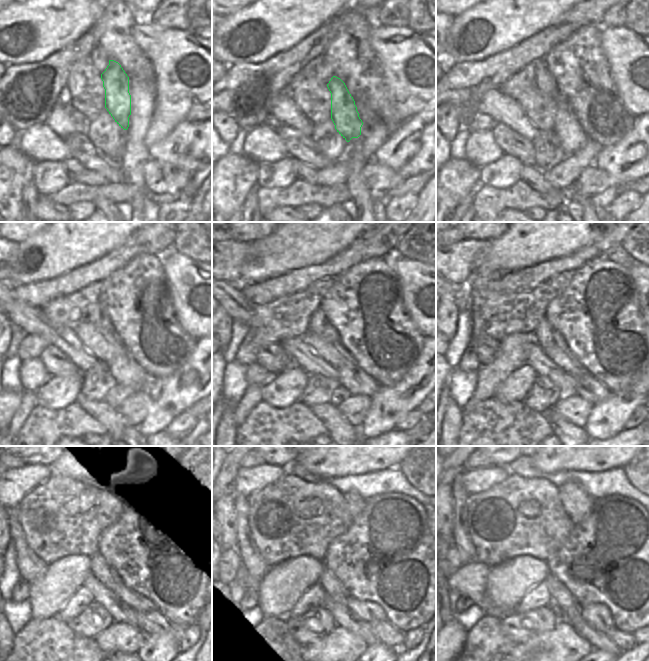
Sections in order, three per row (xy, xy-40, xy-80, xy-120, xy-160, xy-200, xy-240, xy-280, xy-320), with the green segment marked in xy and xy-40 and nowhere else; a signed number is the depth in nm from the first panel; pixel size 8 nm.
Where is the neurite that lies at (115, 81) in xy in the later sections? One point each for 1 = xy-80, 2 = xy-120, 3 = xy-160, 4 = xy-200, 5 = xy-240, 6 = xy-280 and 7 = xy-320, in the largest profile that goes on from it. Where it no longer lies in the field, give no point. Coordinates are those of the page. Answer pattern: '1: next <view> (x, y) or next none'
1: next xy-80 (573, 138)
2: next xy-120 (125, 370)
3: next xy-160 (351, 375)
4: next xy-200 (585, 385)
5: next xy-240 (154, 622)
6: next xy-280 (385, 631)
7: next xy-320 (625, 641)

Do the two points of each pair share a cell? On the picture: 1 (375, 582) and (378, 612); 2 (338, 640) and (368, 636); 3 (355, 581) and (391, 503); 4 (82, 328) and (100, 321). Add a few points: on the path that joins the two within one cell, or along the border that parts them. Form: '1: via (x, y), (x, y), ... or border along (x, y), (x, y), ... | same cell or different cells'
1: border along (354, 597), (374, 601), (384, 611), (387, 619) | different cells
2: border along (358, 634), (367, 645) | different cells
3: via (374, 562), (388, 547), (391, 538), (391, 522) | same cell
4: border along (85, 319), (102, 331), (112, 334) | different cells

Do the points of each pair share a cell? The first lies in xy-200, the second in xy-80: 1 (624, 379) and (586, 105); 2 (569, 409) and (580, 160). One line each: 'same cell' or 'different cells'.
1: same cell
2: different cells

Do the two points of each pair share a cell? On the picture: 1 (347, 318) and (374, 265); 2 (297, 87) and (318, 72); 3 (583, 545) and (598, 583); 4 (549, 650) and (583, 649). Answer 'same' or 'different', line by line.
1: same
2: different
3: same
4: same

